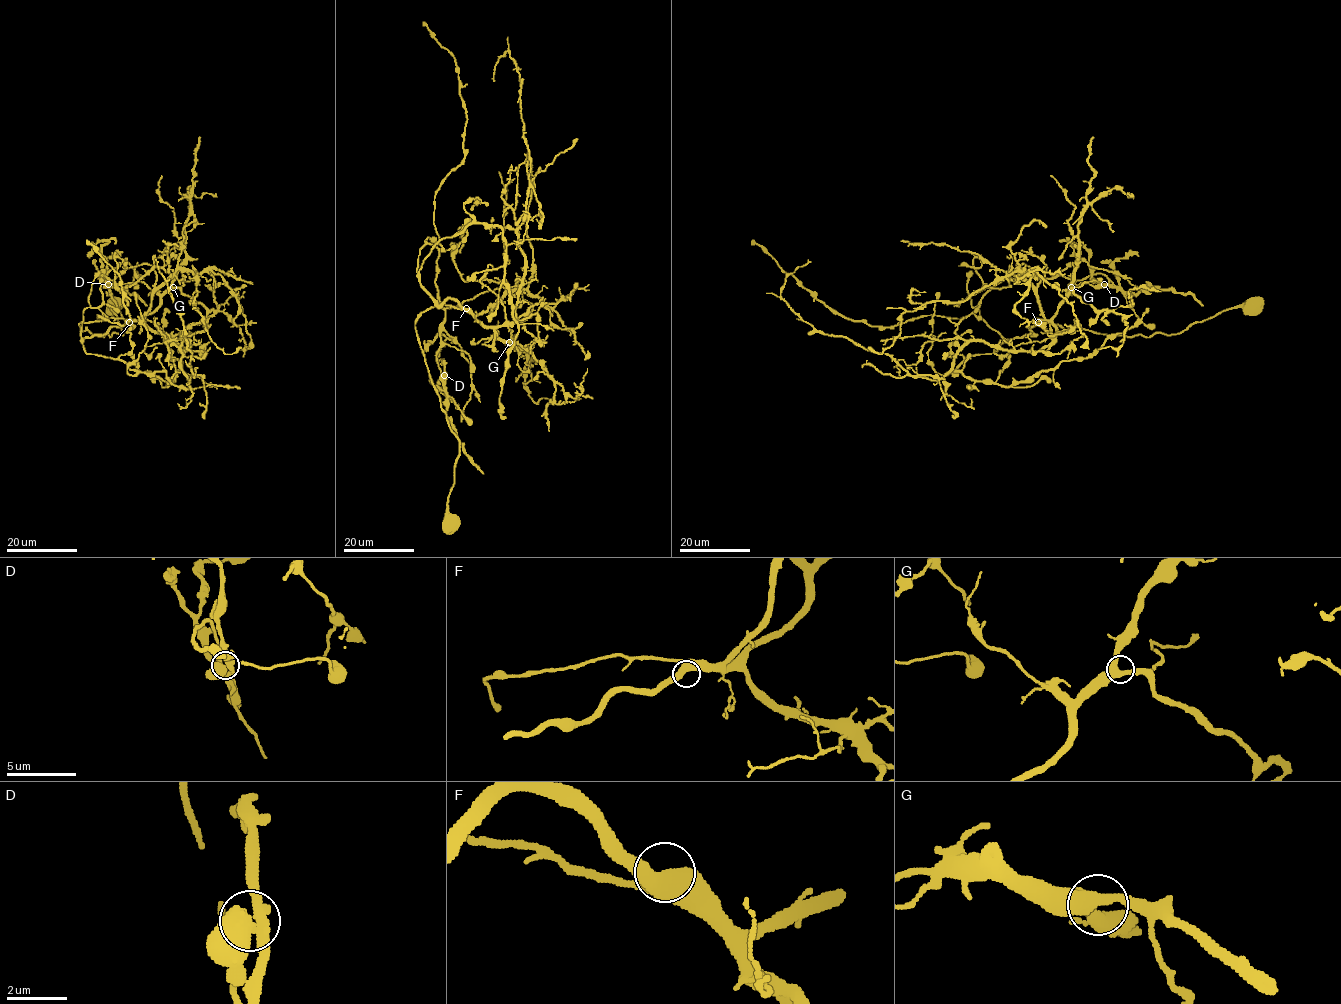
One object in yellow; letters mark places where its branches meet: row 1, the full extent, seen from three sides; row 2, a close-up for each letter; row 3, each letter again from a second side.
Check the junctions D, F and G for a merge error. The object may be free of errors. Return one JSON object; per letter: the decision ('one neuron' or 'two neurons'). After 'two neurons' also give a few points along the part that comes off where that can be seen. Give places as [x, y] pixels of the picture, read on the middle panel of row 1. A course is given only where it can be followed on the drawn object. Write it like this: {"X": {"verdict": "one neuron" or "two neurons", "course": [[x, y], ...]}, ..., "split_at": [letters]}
{"D": {"verdict": "two neurons", "course": [[444, 375], [446, 416], [462, 450], [484, 474]]}, "F": {"verdict": "one neuron"}, "G": {"verdict": "one neuron"}, "split_at": ["D"]}

